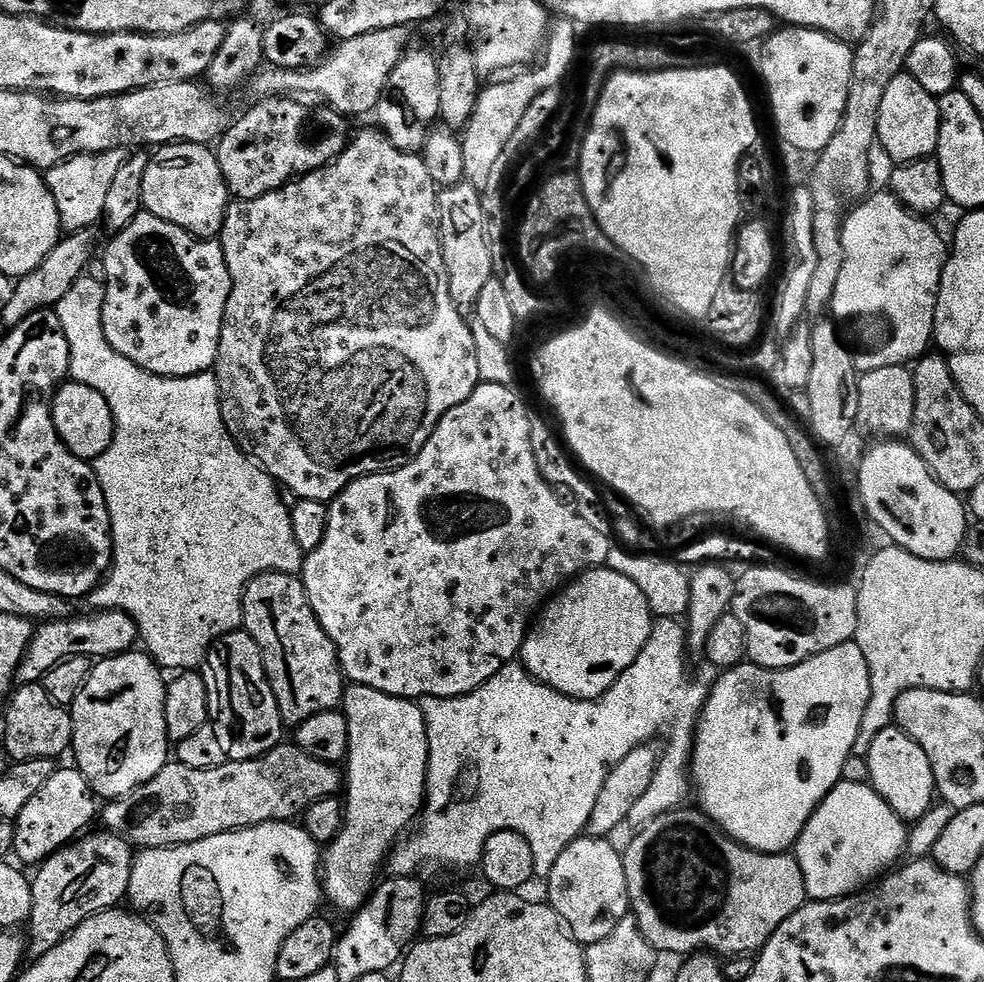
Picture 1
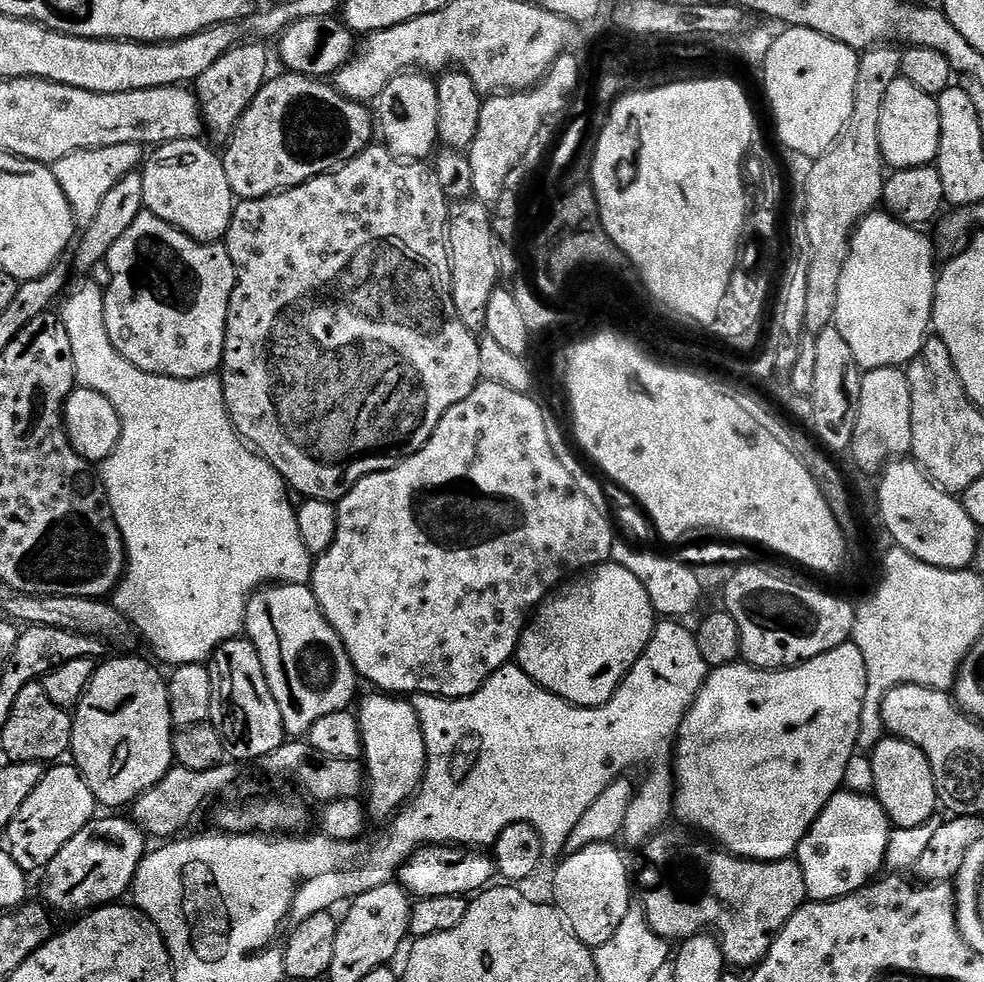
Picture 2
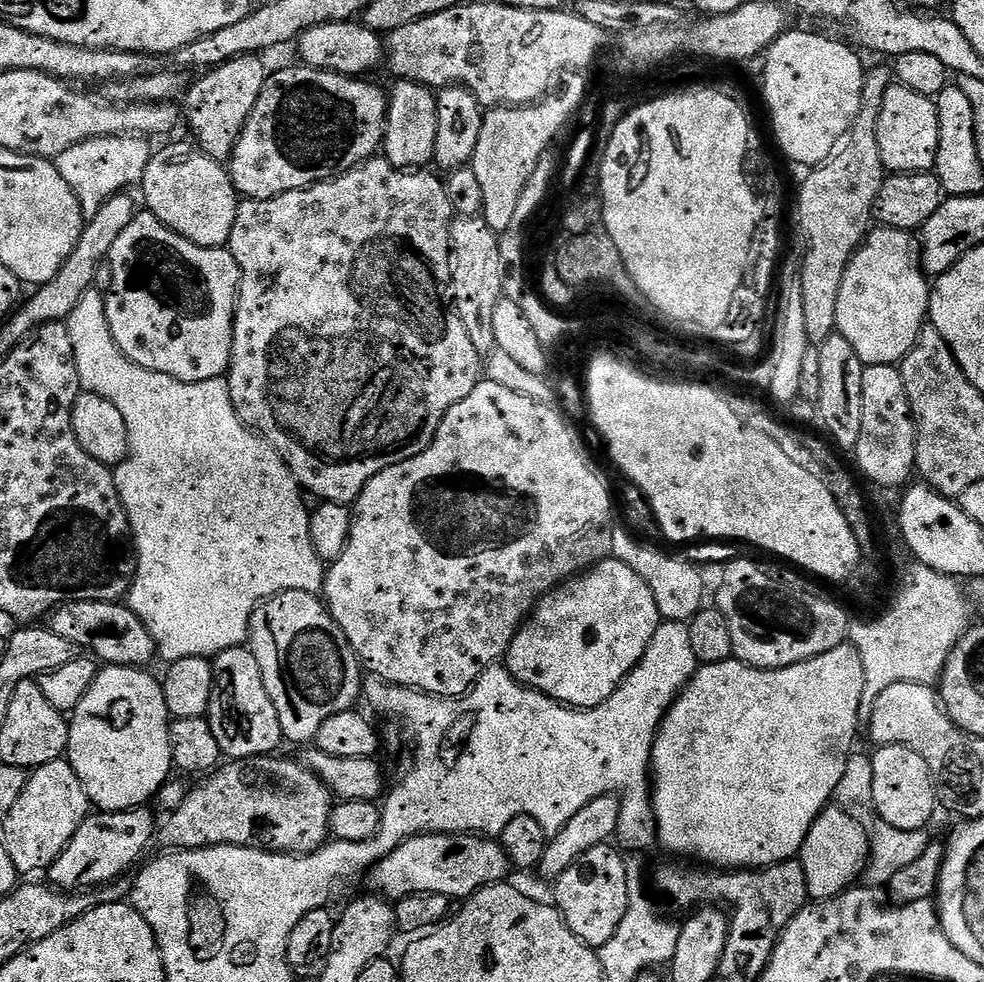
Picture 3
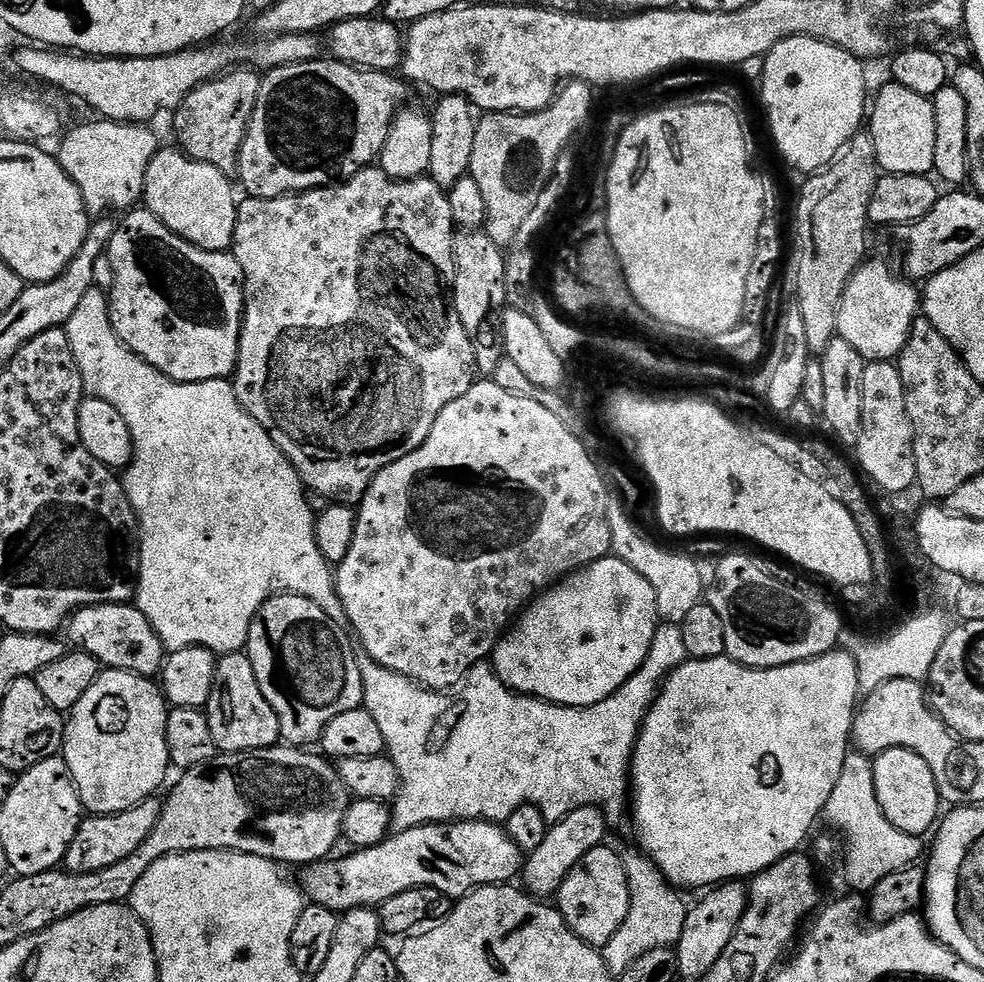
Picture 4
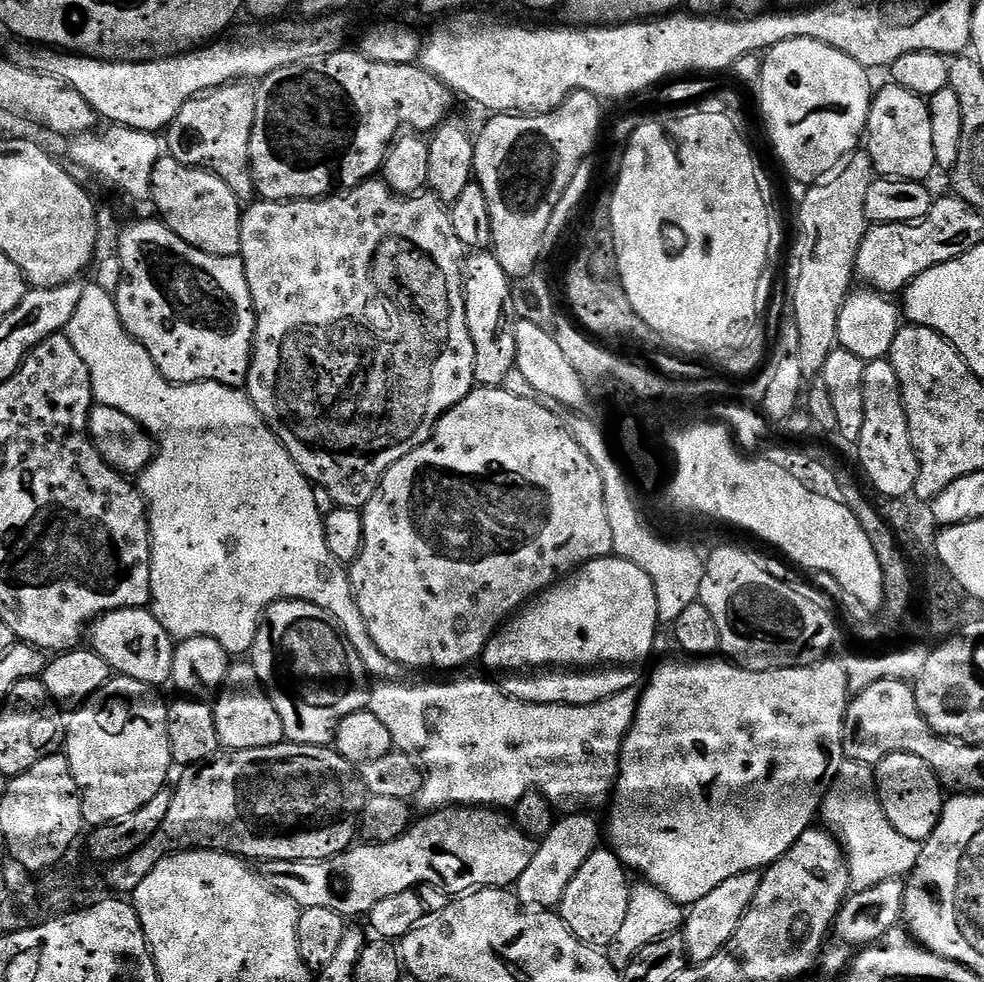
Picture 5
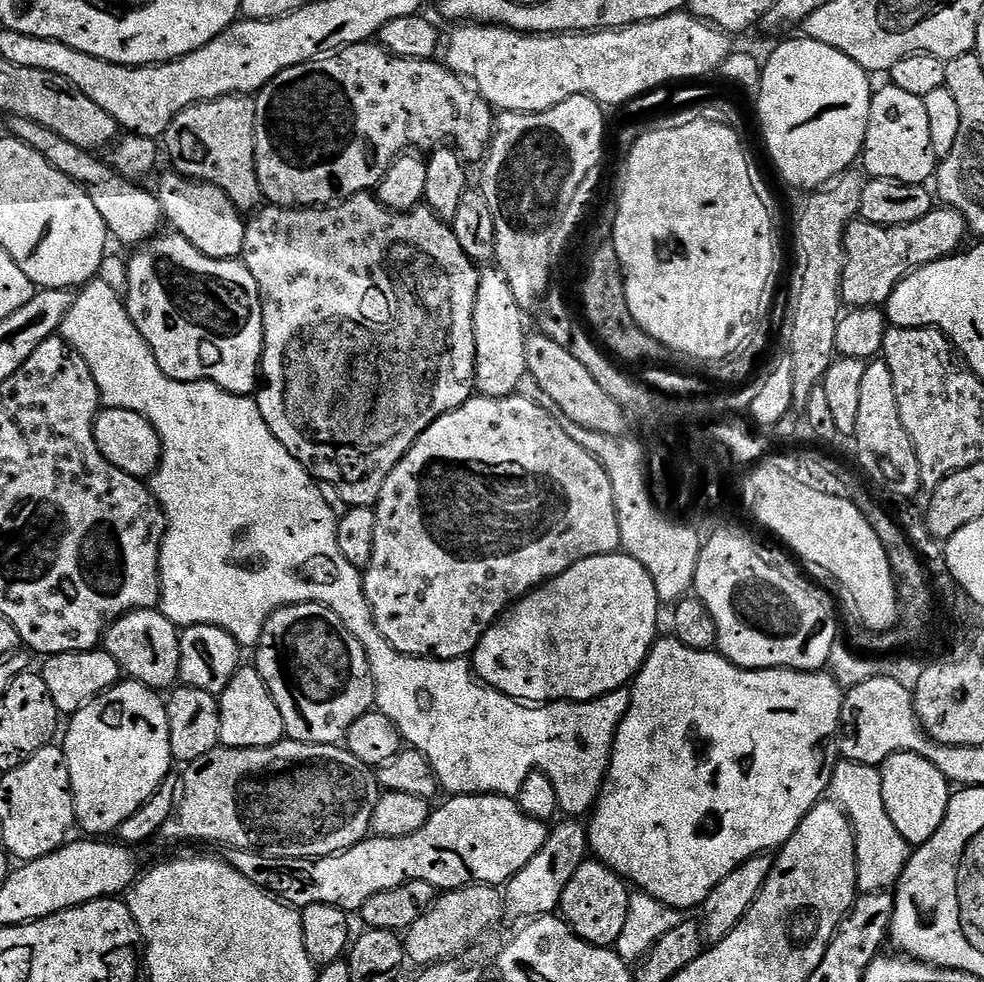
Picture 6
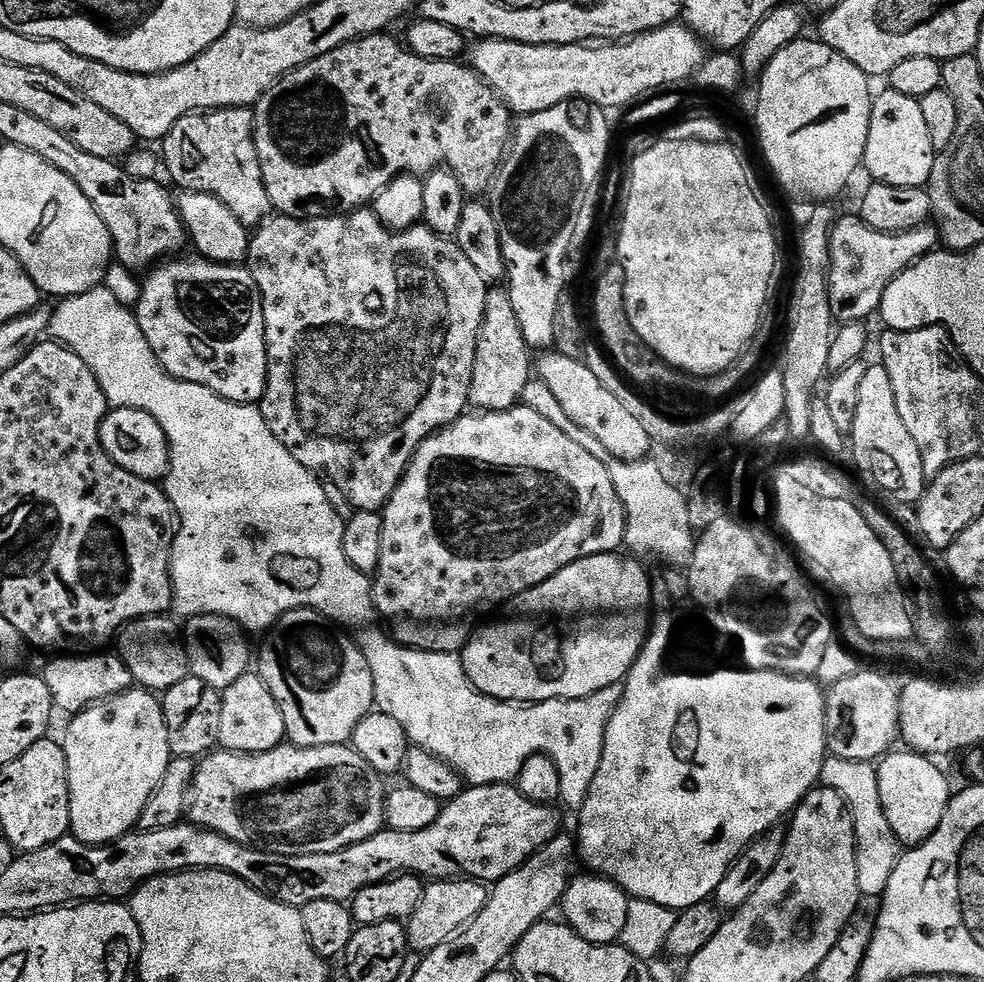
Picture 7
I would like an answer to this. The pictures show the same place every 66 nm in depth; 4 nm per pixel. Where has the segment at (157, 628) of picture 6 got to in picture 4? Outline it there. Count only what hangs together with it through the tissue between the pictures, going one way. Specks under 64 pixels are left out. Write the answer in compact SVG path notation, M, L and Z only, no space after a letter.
M131 603L91 604L73 612L66 624L67 639L73 640L79 651L90 654L105 669L117 668L139 676L156 678L161 675L166 659L164 643L158 638L154 626Z

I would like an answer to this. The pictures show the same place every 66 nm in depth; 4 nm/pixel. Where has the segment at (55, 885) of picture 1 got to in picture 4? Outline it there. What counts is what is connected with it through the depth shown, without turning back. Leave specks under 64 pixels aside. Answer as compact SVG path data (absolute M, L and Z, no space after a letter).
M159 799L142 801L125 812L109 816L93 816L81 819L78 834L74 834L74 842L70 842L70 850L66 854L63 867L69 872L90 874L96 870L106 870L106 866L114 866L122 858L130 858L146 838L150 838L150 830L158 826L158 818L164 809Z

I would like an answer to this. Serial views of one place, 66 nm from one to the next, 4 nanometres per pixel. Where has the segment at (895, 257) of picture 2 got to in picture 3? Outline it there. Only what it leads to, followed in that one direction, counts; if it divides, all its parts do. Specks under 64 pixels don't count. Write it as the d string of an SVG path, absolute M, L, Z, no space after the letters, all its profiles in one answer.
M876 226L869 231L864 237L863 244L860 249L852 255L852 260L848 263L846 274L842 278L842 290L838 290L838 318L836 319L836 332L846 338L846 342L850 342L850 346L854 346L854 354L858 354L858 358L864 365L869 364L894 364L899 365L905 354L914 346L914 342L919 338L920 331L926 326L929 319L928 301L930 299L930 280L923 268L920 266L920 246L917 237L912 232L903 232L901 228L886 228Z

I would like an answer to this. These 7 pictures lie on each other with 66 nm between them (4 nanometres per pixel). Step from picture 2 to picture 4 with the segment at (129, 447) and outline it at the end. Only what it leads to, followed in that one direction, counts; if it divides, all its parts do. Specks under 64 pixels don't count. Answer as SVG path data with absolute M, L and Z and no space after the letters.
M93 286L86 294L86 298L82 298L78 310L74 310L74 314L68 320L66 331L70 338L70 350L74 350L78 370L84 379L85 389L93 397L110 402L110 406L114 406L114 410L118 410L118 414L126 418L126 426L130 426L134 455L122 479L128 501L132 504L132 509L136 511L138 521L140 576L136 580L134 604L142 614L146 614L150 626L154 626L165 649L169 653L183 648L208 648L217 654L241 651L247 645L252 619L256 617L258 610L269 598L281 594L306 598L322 606L322 610L326 610L326 614L330 614L332 620L347 621L346 610L336 593L333 565L328 564L326 558L322 558L322 550L318 550L317 513L313 512L308 504L308 492L304 487L304 482L297 474L295 466L288 461L288 455L276 445L274 438L270 438L268 431L240 405L233 381L231 379L207 380L197 384L178 384L154 366L147 364L141 356L131 352L113 330L108 313L108 296L105 289L103 292L100 286Z

